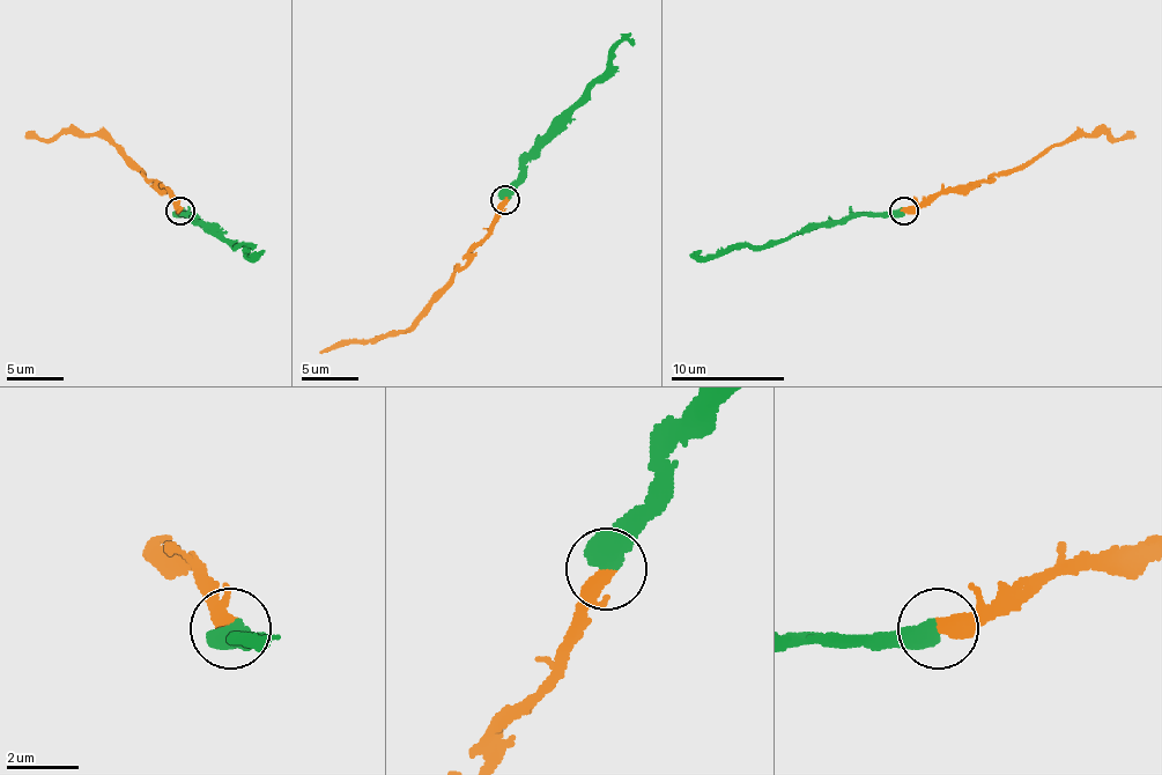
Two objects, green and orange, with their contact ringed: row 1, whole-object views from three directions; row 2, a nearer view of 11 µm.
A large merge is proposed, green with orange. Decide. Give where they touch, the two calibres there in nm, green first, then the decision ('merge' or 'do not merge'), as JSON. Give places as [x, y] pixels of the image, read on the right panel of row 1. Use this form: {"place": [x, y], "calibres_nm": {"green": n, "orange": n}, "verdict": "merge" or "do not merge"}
{"place": [904, 211], "calibres_nm": {"green": 550, "orange": 320}, "verdict": "merge"}

